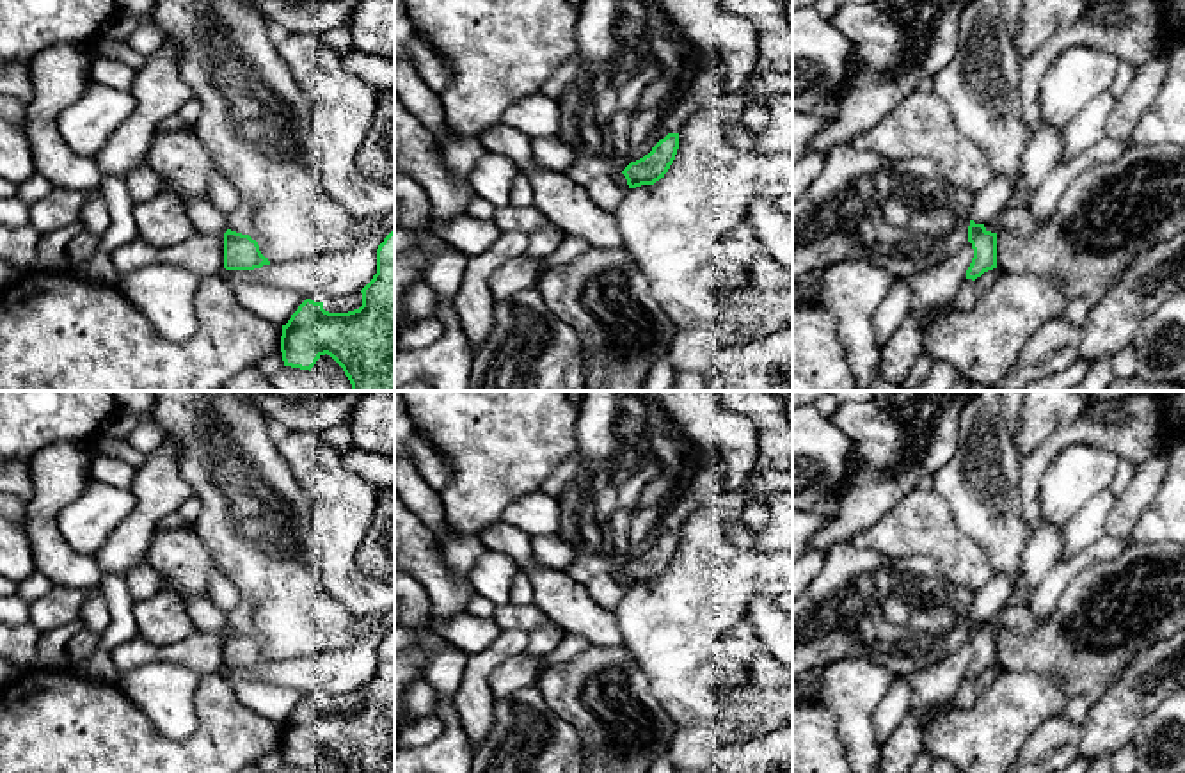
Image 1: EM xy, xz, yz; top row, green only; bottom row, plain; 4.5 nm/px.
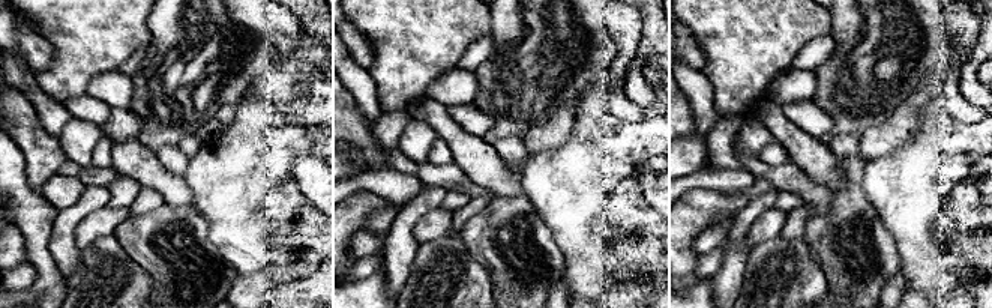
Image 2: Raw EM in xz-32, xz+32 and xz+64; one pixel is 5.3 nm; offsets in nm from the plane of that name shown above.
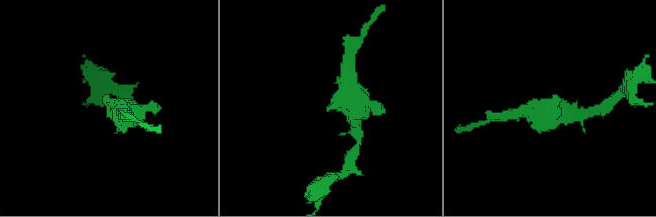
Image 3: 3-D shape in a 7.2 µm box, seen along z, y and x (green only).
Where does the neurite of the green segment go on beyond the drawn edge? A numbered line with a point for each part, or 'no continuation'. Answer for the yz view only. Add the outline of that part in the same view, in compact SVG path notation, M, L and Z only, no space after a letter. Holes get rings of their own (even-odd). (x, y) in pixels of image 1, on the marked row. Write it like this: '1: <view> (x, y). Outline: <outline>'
no continuation

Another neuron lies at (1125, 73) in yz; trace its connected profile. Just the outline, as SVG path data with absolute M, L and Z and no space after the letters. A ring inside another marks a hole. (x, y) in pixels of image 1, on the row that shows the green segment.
M1119 62L1109 92L1112 92L1116 96L1123 94L1128 89L1128 85L1132 84L1135 73L1137 73L1137 68L1133 64Z

